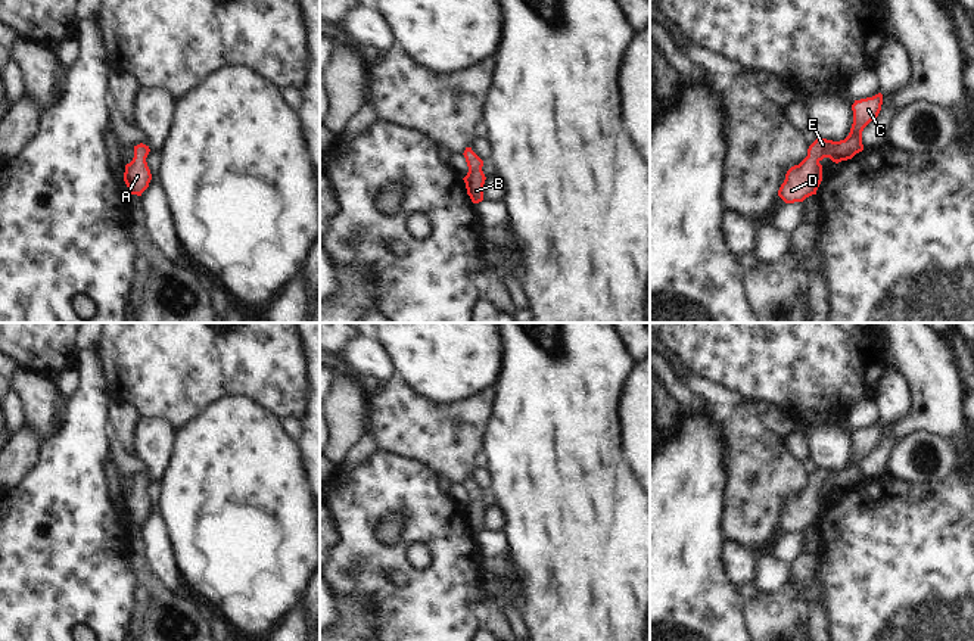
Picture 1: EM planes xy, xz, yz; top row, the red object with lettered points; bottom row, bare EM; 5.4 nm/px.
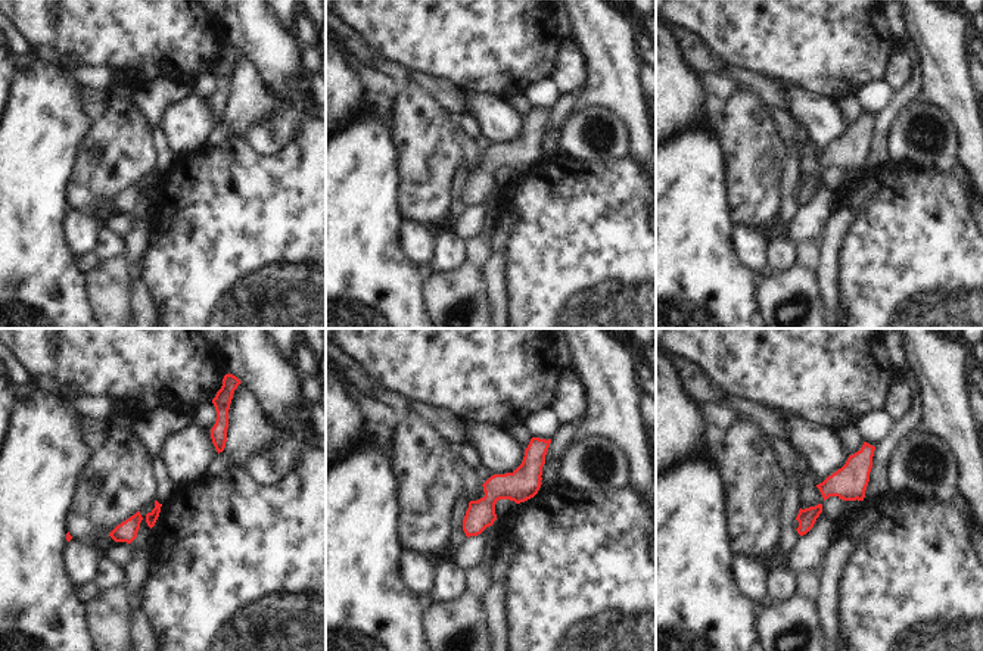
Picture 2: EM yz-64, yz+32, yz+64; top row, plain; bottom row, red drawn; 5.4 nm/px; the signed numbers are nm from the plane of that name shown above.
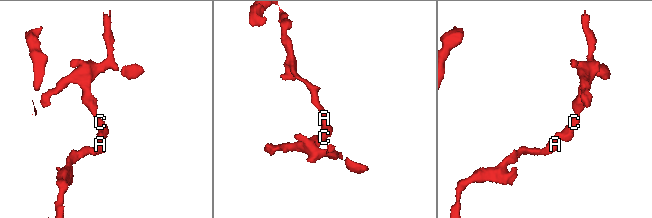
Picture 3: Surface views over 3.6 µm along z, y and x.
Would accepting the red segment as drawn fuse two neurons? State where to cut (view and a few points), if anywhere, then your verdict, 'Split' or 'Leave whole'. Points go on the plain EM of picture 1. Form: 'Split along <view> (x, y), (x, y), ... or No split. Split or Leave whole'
No split. Leave whole.

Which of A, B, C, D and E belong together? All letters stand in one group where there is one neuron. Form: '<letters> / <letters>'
A B C D E

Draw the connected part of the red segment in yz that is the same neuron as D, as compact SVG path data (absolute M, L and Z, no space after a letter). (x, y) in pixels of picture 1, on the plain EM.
M881 423L855 430L852 435L853 454L849 466L840 472L816 469L809 476L807 486L799 495L794 495L787 501L785 510L778 520L778 526L785 533L794 533L803 532L806 528L816 525L822 511L822 495L819 492L824 488L830 488L833 492L838 494L852 489L856 483L862 482L862 461L878 446L881 435Z

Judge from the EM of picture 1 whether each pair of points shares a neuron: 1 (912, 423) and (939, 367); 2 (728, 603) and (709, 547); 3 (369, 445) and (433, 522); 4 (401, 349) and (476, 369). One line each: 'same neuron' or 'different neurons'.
1: same neuron
2: same neuron
3: different neurons
4: same neuron

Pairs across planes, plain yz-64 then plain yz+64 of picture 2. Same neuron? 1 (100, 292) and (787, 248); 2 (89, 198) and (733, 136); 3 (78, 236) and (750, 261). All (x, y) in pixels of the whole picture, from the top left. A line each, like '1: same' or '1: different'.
1: different
2: same
3: same

